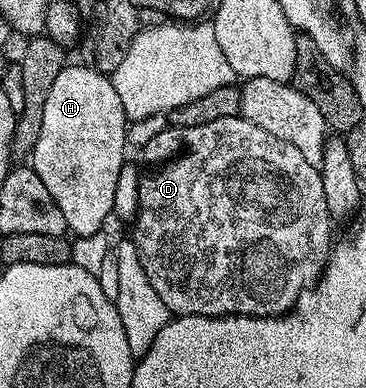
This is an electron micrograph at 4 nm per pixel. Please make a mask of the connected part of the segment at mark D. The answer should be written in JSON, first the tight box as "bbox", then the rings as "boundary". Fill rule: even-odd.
{"bbox":[133,114,333,316],"boundary":[[[237,114],[233,117],[221,117],[221,121],[209,121],[209,125],[188,127],[169,125],[164,131],[157,133],[157,137],[149,141],[149,145],[142,147],[141,155],[147,168],[142,163],[143,168],[138,181],[138,211],[133,220],[133,227],[135,227],[133,242],[137,249],[137,257],[141,261],[141,269],[145,269],[145,277],[149,277],[149,285],[153,285],[157,297],[165,301],[172,316],[285,315],[323,276],[333,246],[333,238],[331,239],[333,220],[329,205],[325,201],[325,185],[319,176],[319,168],[309,165],[309,161],[301,154],[301,149],[297,149],[297,145],[289,145],[289,141],[281,141],[273,133],[261,129],[261,125],[253,125],[253,121],[244,119],[242,114]]]}

